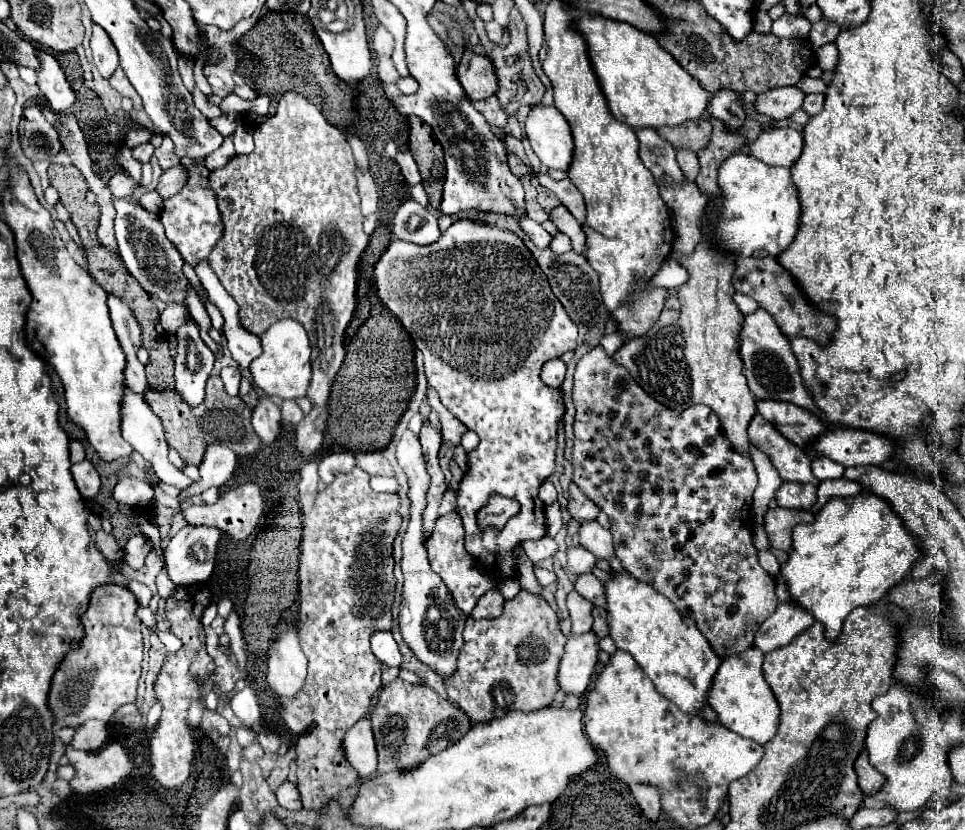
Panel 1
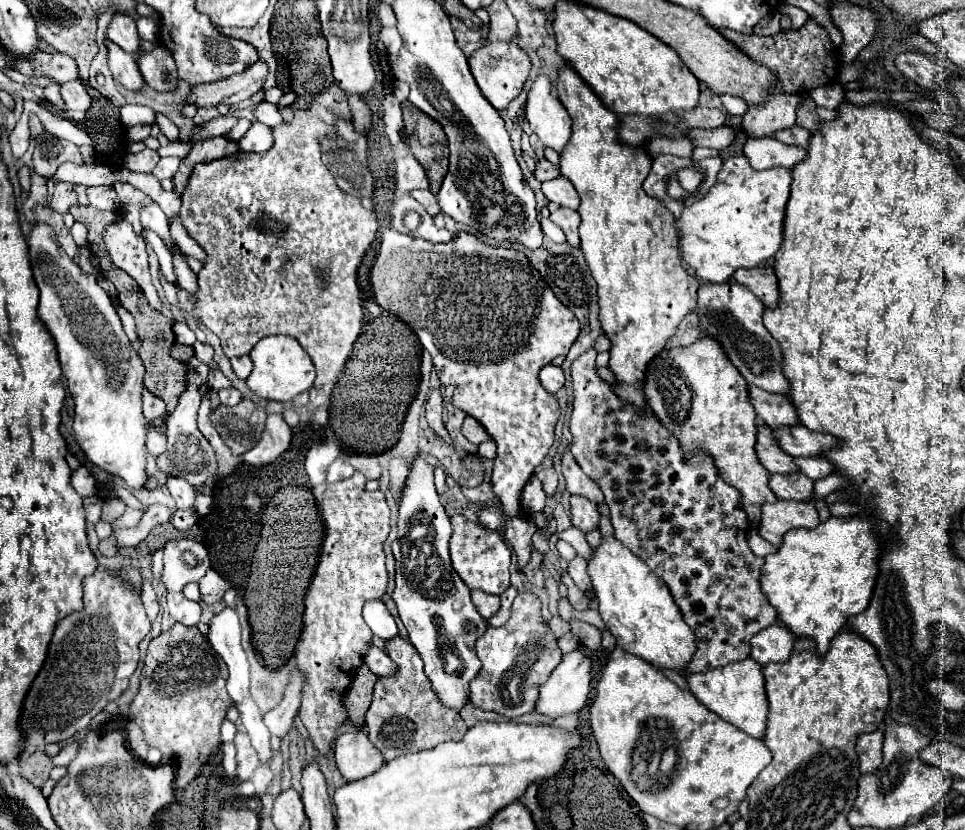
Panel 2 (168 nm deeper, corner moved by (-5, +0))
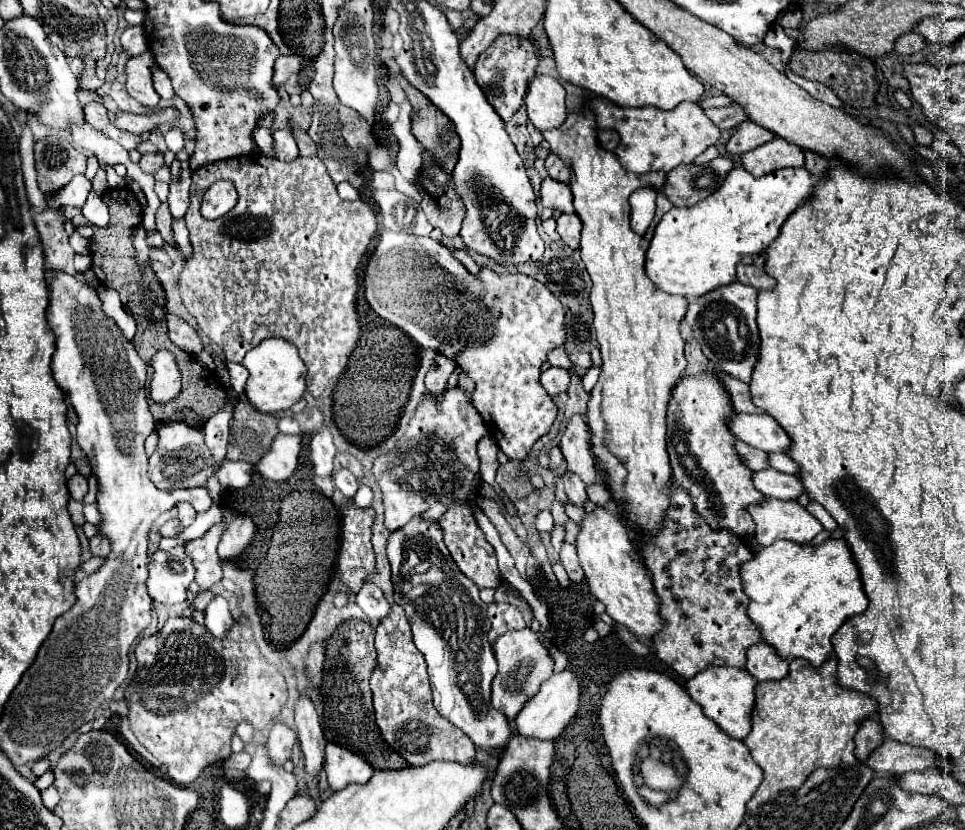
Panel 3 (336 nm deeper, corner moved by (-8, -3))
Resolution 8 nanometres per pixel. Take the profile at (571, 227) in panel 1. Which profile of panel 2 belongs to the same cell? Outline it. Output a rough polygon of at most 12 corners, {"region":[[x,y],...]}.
{"region":[[557,208],[549,216],[579,248],[579,212]]}

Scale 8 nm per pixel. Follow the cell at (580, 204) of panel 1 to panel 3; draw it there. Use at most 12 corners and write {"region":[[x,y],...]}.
{"region":[[546,177],[540,197],[544,207],[572,213],[572,191],[566,183]]}

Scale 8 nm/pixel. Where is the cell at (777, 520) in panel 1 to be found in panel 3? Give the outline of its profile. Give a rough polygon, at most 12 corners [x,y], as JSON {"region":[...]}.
{"region":[[766,499],[748,511],[764,547],[810,543],[822,523],[798,501]]}

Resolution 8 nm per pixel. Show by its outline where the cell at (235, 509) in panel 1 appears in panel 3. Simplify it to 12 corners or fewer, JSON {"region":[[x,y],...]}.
{"region":[[170,519],[160,529],[162,537],[182,533],[180,519]]}

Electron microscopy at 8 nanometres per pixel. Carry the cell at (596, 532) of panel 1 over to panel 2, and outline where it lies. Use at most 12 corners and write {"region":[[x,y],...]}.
{"region":[[571,494],[571,522],[583,532],[599,526],[595,502]]}

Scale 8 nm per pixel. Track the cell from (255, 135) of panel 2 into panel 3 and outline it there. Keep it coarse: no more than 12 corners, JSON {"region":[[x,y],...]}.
{"region":[[272,129],[274,157],[292,161],[298,155],[290,129]]}

